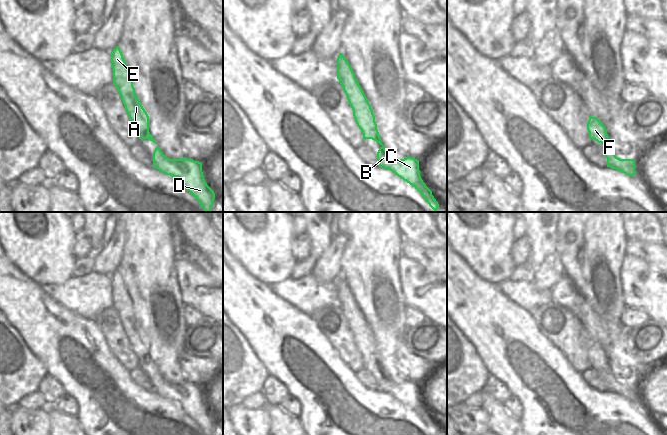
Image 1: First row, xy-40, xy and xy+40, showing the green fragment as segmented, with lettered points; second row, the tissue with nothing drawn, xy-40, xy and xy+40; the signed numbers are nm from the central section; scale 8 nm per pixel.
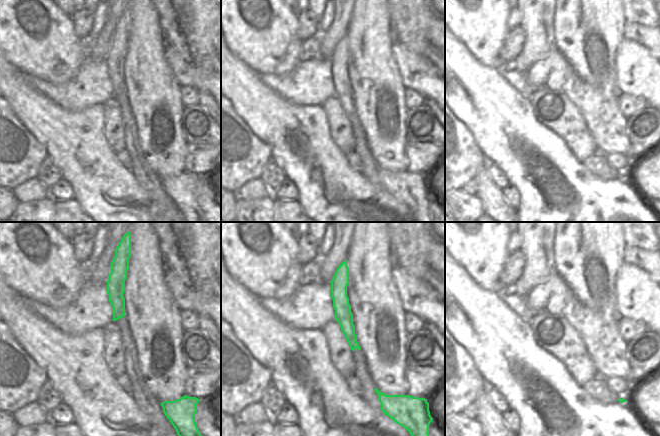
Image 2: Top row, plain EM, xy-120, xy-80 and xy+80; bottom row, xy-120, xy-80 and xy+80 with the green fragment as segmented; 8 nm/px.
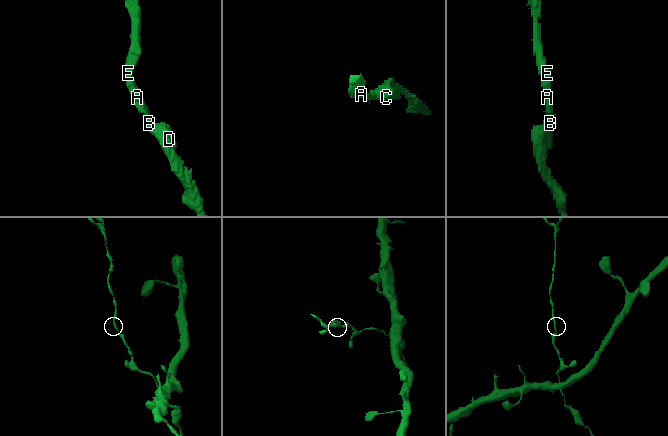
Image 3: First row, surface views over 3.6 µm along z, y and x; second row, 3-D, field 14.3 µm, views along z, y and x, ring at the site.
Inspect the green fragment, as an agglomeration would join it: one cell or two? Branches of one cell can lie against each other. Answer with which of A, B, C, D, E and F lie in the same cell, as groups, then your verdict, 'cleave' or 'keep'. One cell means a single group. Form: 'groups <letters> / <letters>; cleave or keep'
groups A B C D E F; keep

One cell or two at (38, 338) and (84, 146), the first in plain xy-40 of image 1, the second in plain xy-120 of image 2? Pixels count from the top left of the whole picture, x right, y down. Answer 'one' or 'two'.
one

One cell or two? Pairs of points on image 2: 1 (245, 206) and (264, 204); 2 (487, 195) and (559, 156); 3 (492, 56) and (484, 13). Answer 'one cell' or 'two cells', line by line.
1: one cell
2: two cells
3: one cell

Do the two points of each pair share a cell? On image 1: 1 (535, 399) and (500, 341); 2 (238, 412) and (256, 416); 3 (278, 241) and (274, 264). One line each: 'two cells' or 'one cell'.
1: one cell
2: one cell
3: one cell

